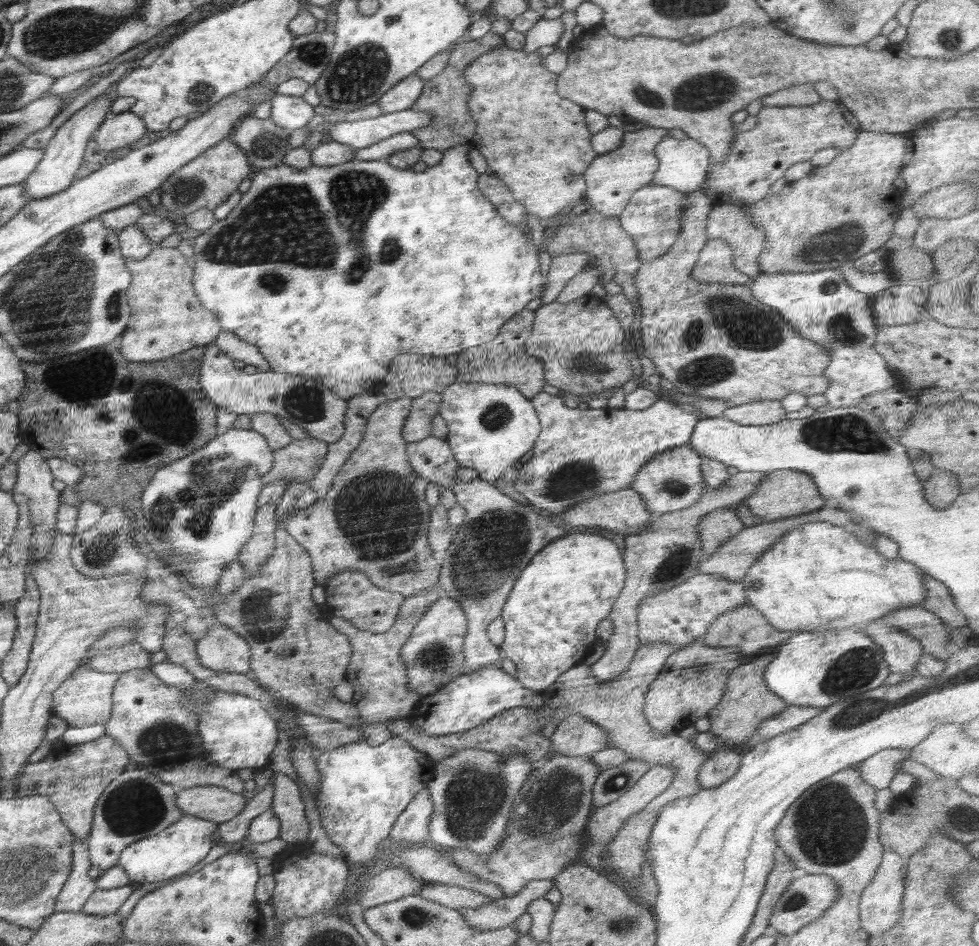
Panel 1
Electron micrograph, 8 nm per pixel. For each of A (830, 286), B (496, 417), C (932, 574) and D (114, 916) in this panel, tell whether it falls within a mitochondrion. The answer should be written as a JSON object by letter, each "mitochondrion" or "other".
{"A":"mitochondrion","B":"mitochondrion","C":"other","D":"other"}

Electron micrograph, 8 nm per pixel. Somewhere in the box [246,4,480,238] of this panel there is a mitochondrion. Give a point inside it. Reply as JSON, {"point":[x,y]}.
{"point":[357,76]}

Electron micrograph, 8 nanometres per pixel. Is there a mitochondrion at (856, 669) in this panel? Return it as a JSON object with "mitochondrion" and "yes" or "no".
{"mitochondrion":"yes"}

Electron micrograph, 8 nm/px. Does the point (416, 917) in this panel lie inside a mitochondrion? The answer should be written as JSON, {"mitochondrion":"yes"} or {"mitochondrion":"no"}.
{"mitochondrion":"yes"}

